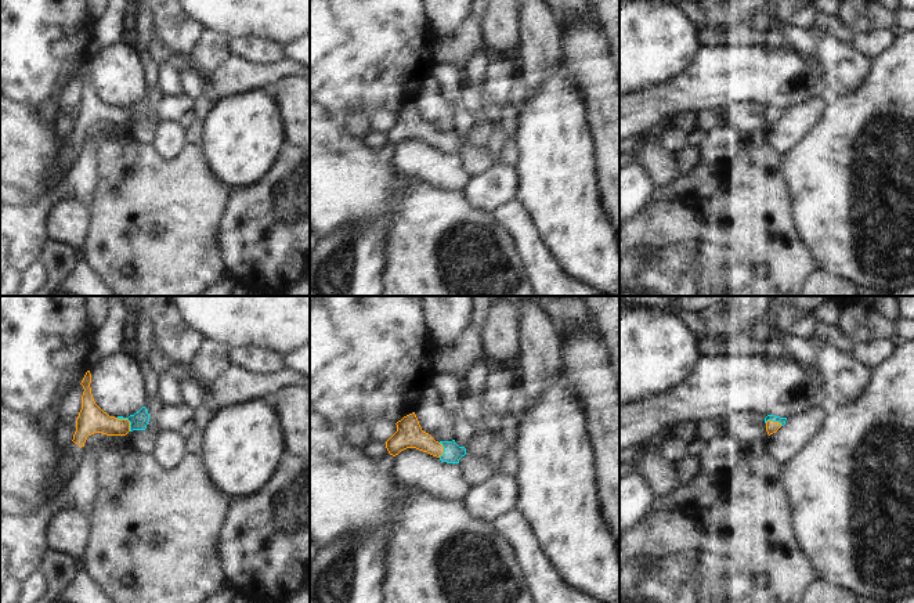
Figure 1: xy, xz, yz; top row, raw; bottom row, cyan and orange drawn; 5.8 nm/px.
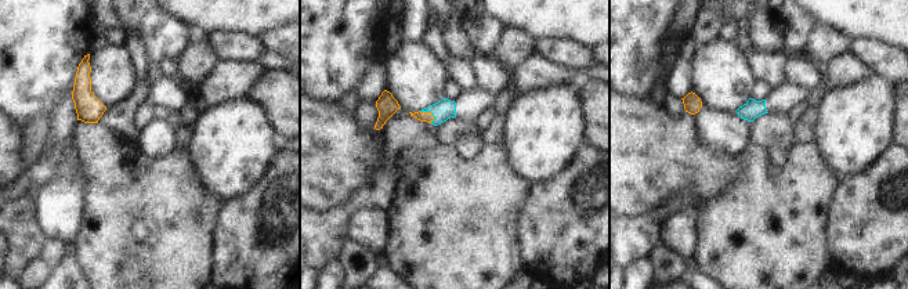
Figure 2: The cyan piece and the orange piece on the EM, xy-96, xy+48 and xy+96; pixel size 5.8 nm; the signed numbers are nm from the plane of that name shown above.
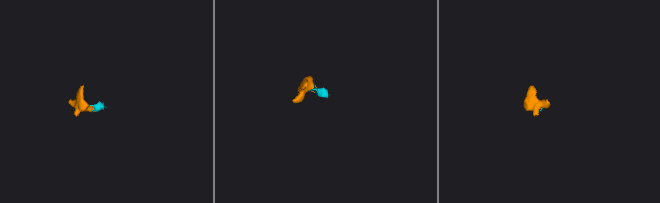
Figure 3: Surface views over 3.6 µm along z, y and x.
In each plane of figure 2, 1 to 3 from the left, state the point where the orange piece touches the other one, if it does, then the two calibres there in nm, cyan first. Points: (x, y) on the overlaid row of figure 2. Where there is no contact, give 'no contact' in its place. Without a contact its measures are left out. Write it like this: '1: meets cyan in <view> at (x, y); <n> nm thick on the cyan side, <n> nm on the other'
1: no contact
2: meets cyan in xy+48 at (429, 111); 120 nm thick on the cyan side, 60 nm on the other
3: no contact

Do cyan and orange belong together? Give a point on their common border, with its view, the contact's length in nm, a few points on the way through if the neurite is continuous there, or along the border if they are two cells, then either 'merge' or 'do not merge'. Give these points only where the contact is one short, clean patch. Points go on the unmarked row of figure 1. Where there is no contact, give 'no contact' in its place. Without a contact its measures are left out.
xy (127, 109) | 120 nm | across xy (138, 111), (127, 109), (91, 109) | merge

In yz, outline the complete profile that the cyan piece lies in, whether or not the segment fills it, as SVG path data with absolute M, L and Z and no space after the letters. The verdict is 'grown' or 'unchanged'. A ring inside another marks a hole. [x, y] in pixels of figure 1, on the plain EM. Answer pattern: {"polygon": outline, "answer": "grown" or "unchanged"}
{"polygon": "M767 105L765 108L765 113L766 113L766 122L767 124L773 124L776 123L781 116L785 115L787 108L780 108L780 106L774 106L774 105Z", "answer": "grown"}

